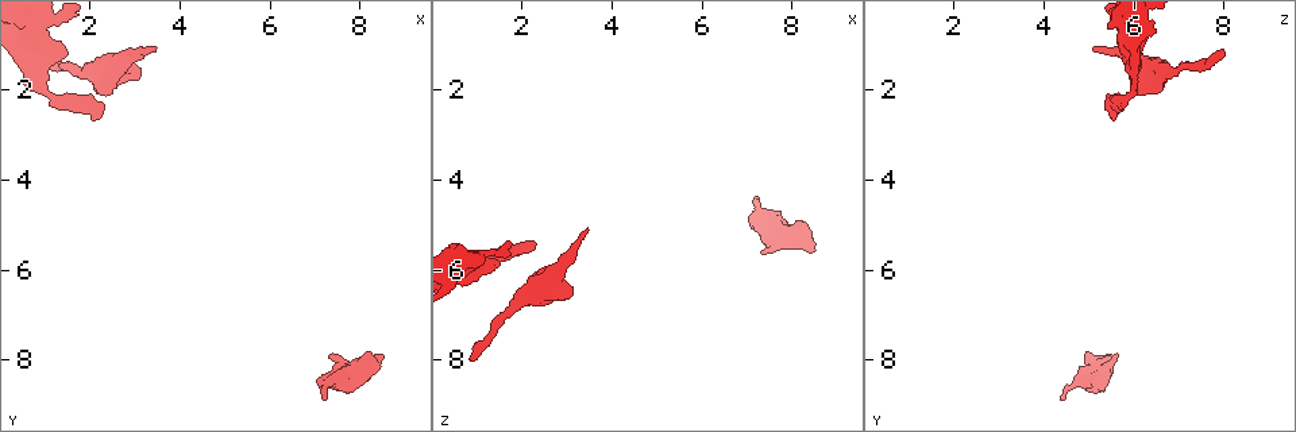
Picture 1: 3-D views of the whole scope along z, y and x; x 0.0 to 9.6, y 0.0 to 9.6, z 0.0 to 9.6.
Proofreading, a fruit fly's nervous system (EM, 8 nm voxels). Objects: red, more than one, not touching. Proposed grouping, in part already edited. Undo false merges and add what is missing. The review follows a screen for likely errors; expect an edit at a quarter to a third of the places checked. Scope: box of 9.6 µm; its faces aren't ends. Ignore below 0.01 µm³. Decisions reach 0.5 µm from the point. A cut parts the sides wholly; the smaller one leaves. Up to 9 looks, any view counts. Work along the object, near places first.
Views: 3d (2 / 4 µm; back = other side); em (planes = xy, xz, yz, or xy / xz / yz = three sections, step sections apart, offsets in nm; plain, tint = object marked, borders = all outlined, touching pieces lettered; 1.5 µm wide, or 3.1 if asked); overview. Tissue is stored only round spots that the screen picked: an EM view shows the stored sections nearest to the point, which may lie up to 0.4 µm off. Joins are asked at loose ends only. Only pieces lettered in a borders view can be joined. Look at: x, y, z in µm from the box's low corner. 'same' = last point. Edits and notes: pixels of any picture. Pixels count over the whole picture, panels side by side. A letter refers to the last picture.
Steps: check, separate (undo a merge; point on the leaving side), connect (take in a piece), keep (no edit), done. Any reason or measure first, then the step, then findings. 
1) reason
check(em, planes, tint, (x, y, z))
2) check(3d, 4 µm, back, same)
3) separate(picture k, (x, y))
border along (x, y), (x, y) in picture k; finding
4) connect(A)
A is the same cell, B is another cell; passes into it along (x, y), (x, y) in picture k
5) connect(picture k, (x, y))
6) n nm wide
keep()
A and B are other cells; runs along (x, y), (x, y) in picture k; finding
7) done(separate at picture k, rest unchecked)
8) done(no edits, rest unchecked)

branch stops here
check(em, planes, borders, (8.55, 8.00, 5.40))

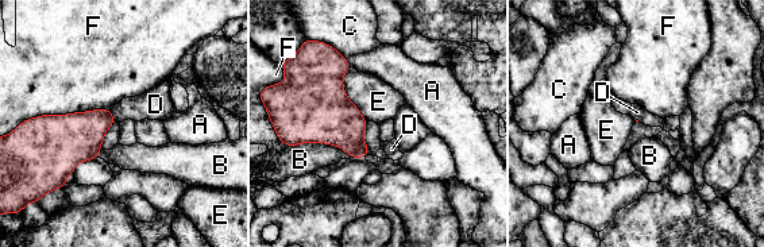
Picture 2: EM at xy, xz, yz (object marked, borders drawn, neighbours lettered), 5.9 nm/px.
connect(D)
D is the same cell, A, B, C, E and F are other cells; passes into it along (77, 136), (112, 115), (153, 104) in picture 2; the neuron continues

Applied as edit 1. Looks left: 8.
see it whole again
check(overview)

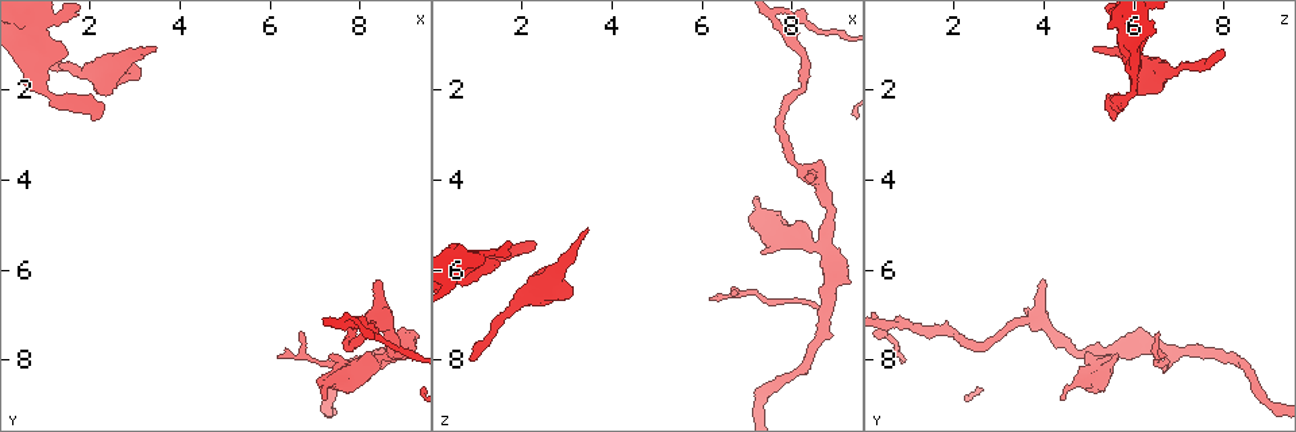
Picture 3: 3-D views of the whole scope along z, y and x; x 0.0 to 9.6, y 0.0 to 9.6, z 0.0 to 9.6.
free end
check(3d, 4 µm, (2.30, 2.55, 5.60))

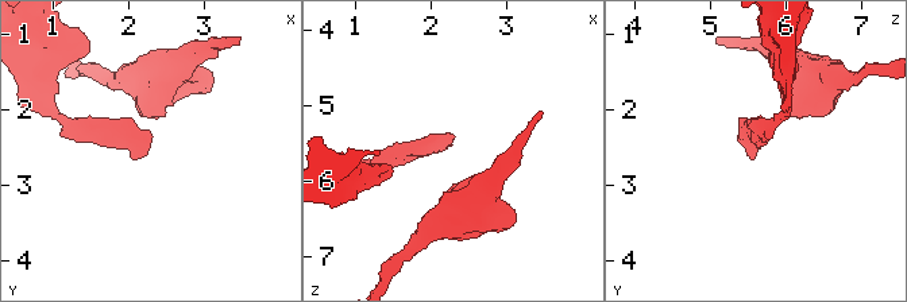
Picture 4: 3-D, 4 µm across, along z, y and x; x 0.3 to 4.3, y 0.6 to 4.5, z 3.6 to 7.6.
check(em, planes, borders, (2.30, 2.50, 5.55))

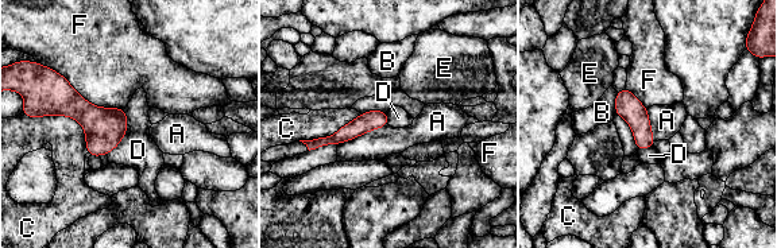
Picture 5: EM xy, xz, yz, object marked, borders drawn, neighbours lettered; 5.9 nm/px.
keep()
A, B, C, D, E and F are other cells; border along (387, 124), (336, 144) in picture 5; none of them fits

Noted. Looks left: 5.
tapers out
check(3d, 4 µm, back, (0.85, 1.10, 8.00))

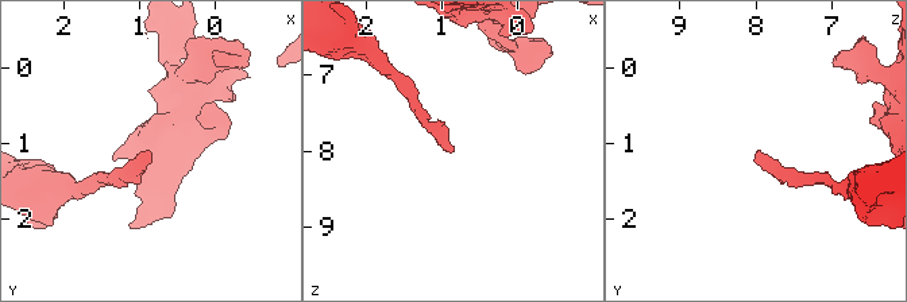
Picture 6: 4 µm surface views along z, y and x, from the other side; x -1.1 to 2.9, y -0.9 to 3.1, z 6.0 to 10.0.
check(em, planes, borders, (0.90, 1.15, 8.00))

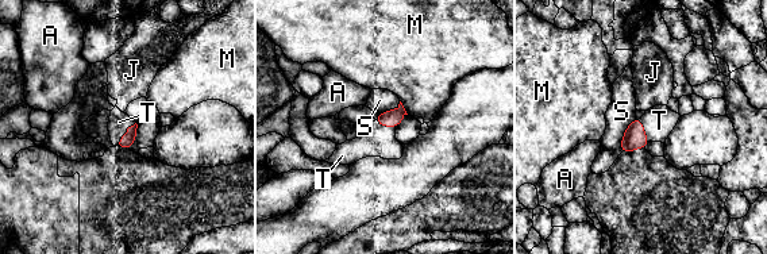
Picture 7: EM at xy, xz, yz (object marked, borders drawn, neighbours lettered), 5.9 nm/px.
connect(T)
T is the same cell, A, J, M and S are other cells; it goes on there

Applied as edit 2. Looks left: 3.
branch stops here
check(3d, 2 µm, (3.50, 1.10, 5.05))

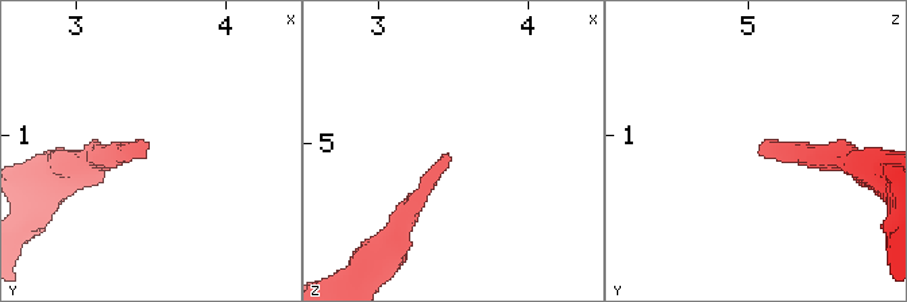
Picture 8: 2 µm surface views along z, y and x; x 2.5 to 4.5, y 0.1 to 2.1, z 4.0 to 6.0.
check(em, planes, borders, (3.50, 1.12, 5.12))

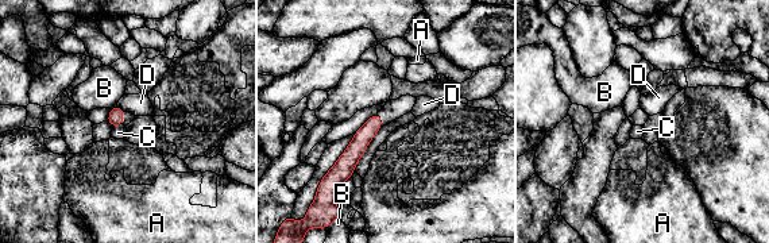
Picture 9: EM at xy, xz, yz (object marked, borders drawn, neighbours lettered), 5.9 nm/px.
keep()
A, B, C and D are other cells; runs along (378, 118), (363, 135), (333, 182) in picture 9; no lettered piece goes on from it

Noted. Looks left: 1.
done(connect at picture 2, connect at picture 7, rest unchecked)

